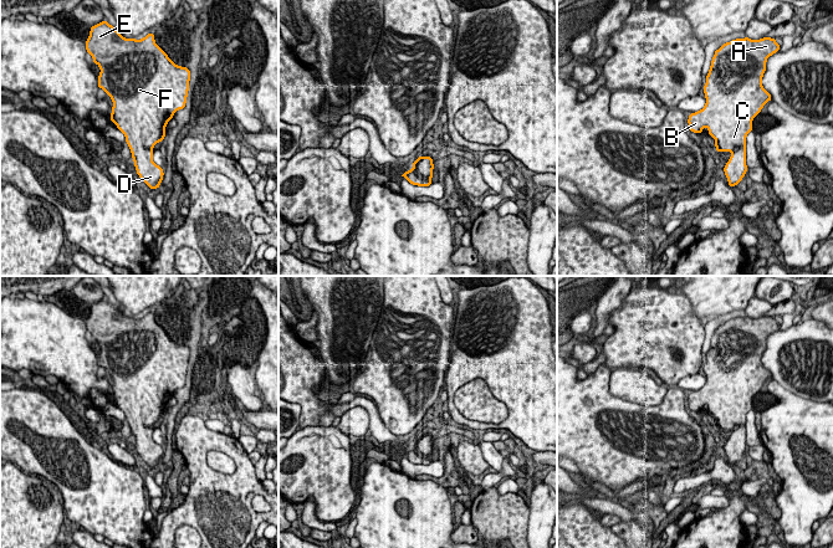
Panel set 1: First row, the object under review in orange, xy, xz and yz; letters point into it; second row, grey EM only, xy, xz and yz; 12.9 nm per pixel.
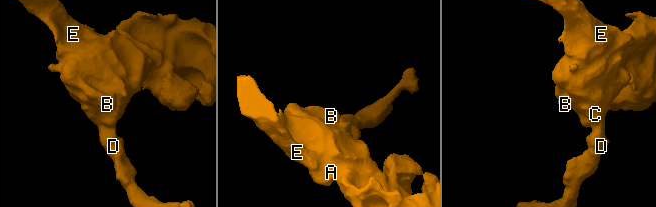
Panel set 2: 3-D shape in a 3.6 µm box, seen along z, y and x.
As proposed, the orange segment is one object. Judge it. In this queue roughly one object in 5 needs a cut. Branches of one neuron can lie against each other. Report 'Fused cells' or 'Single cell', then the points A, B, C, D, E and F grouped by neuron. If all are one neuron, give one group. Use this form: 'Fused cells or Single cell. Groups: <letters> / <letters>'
Single cell. Groups: A B C D E F

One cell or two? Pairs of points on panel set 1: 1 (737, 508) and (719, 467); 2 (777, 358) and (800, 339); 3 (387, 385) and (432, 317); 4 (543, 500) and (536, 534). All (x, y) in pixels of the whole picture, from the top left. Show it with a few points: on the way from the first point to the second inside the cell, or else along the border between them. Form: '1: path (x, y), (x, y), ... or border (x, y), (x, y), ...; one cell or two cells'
1: border (740, 479), (736, 485), (725, 487); two cells
2: path (782, 357), (795, 344); one cell
3: path (408, 380), (432, 357), (432, 338); one cell
4: path (543, 508), (540, 526); one cell

